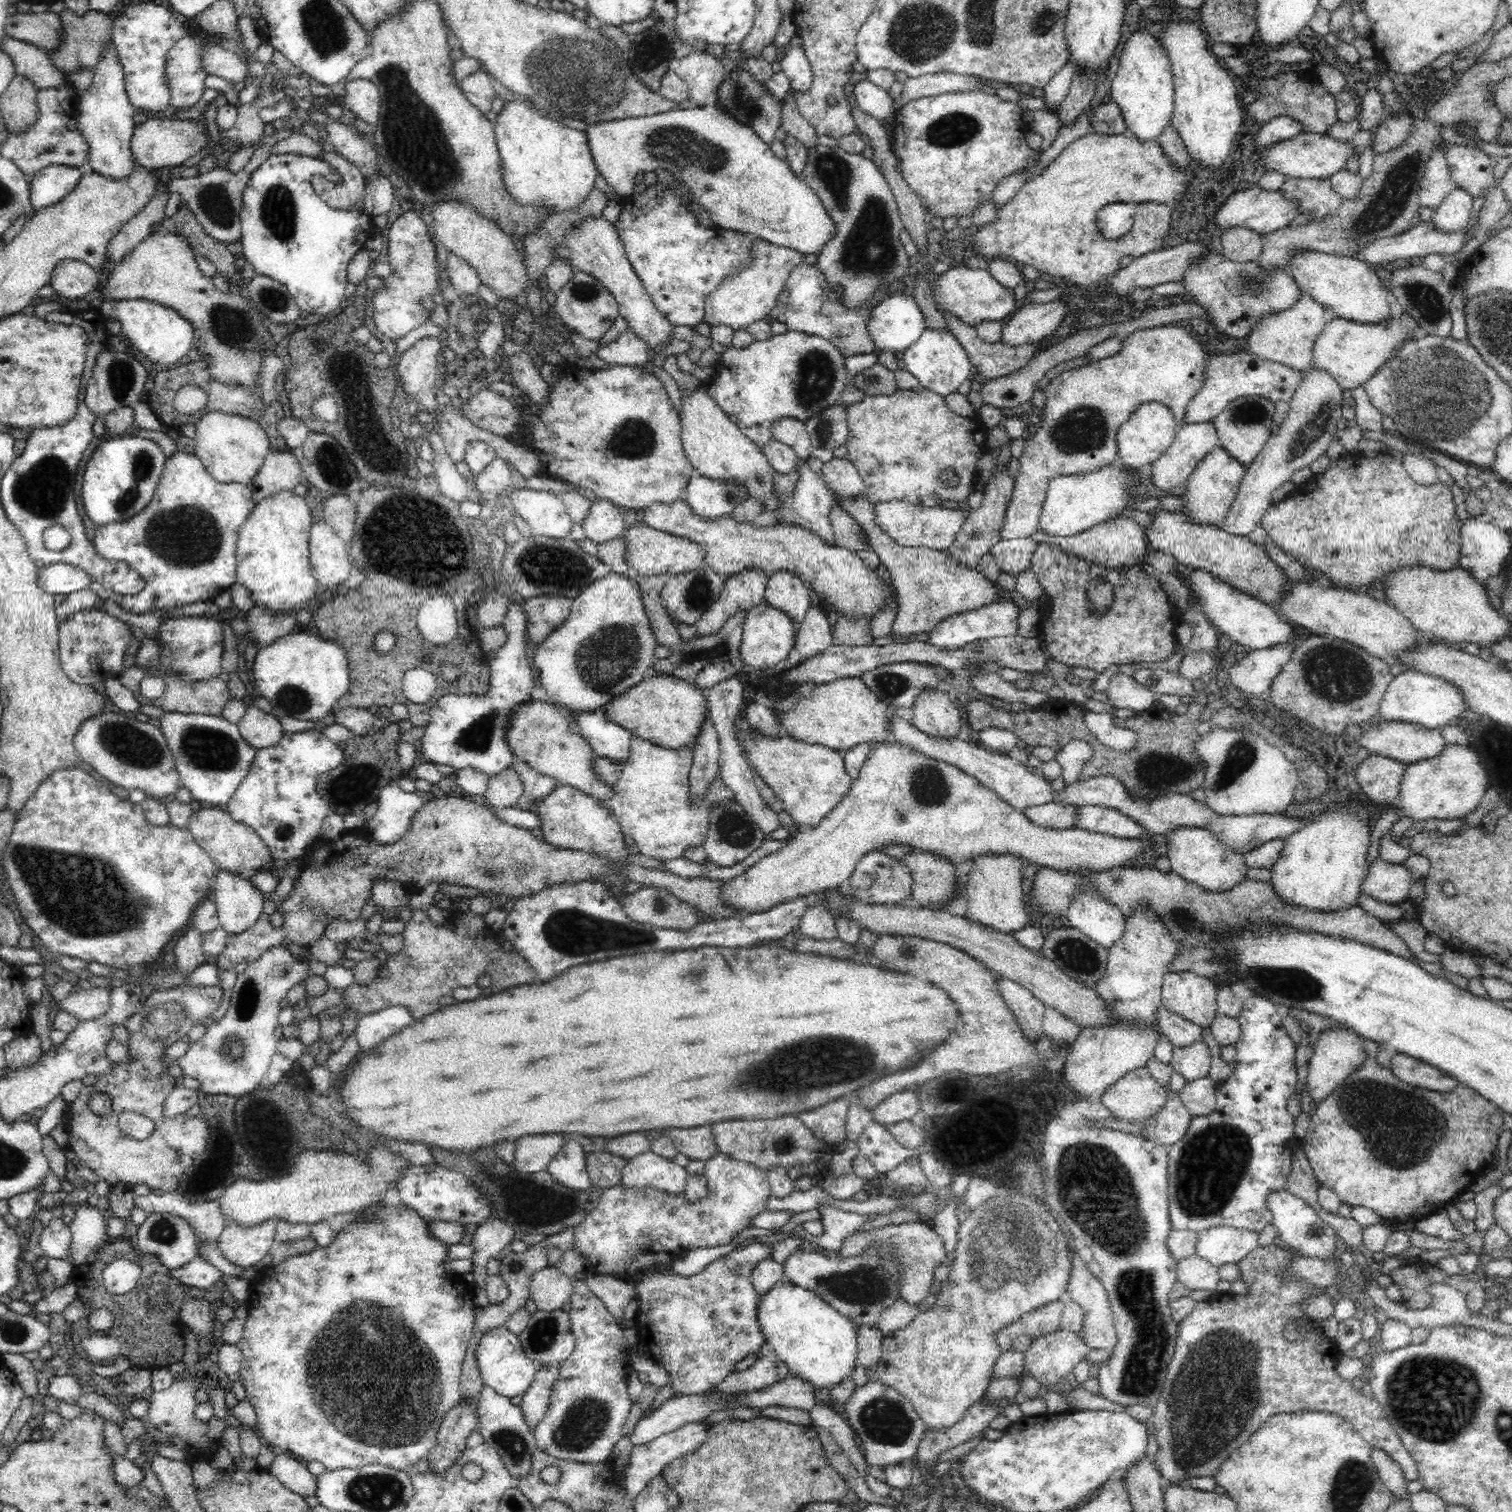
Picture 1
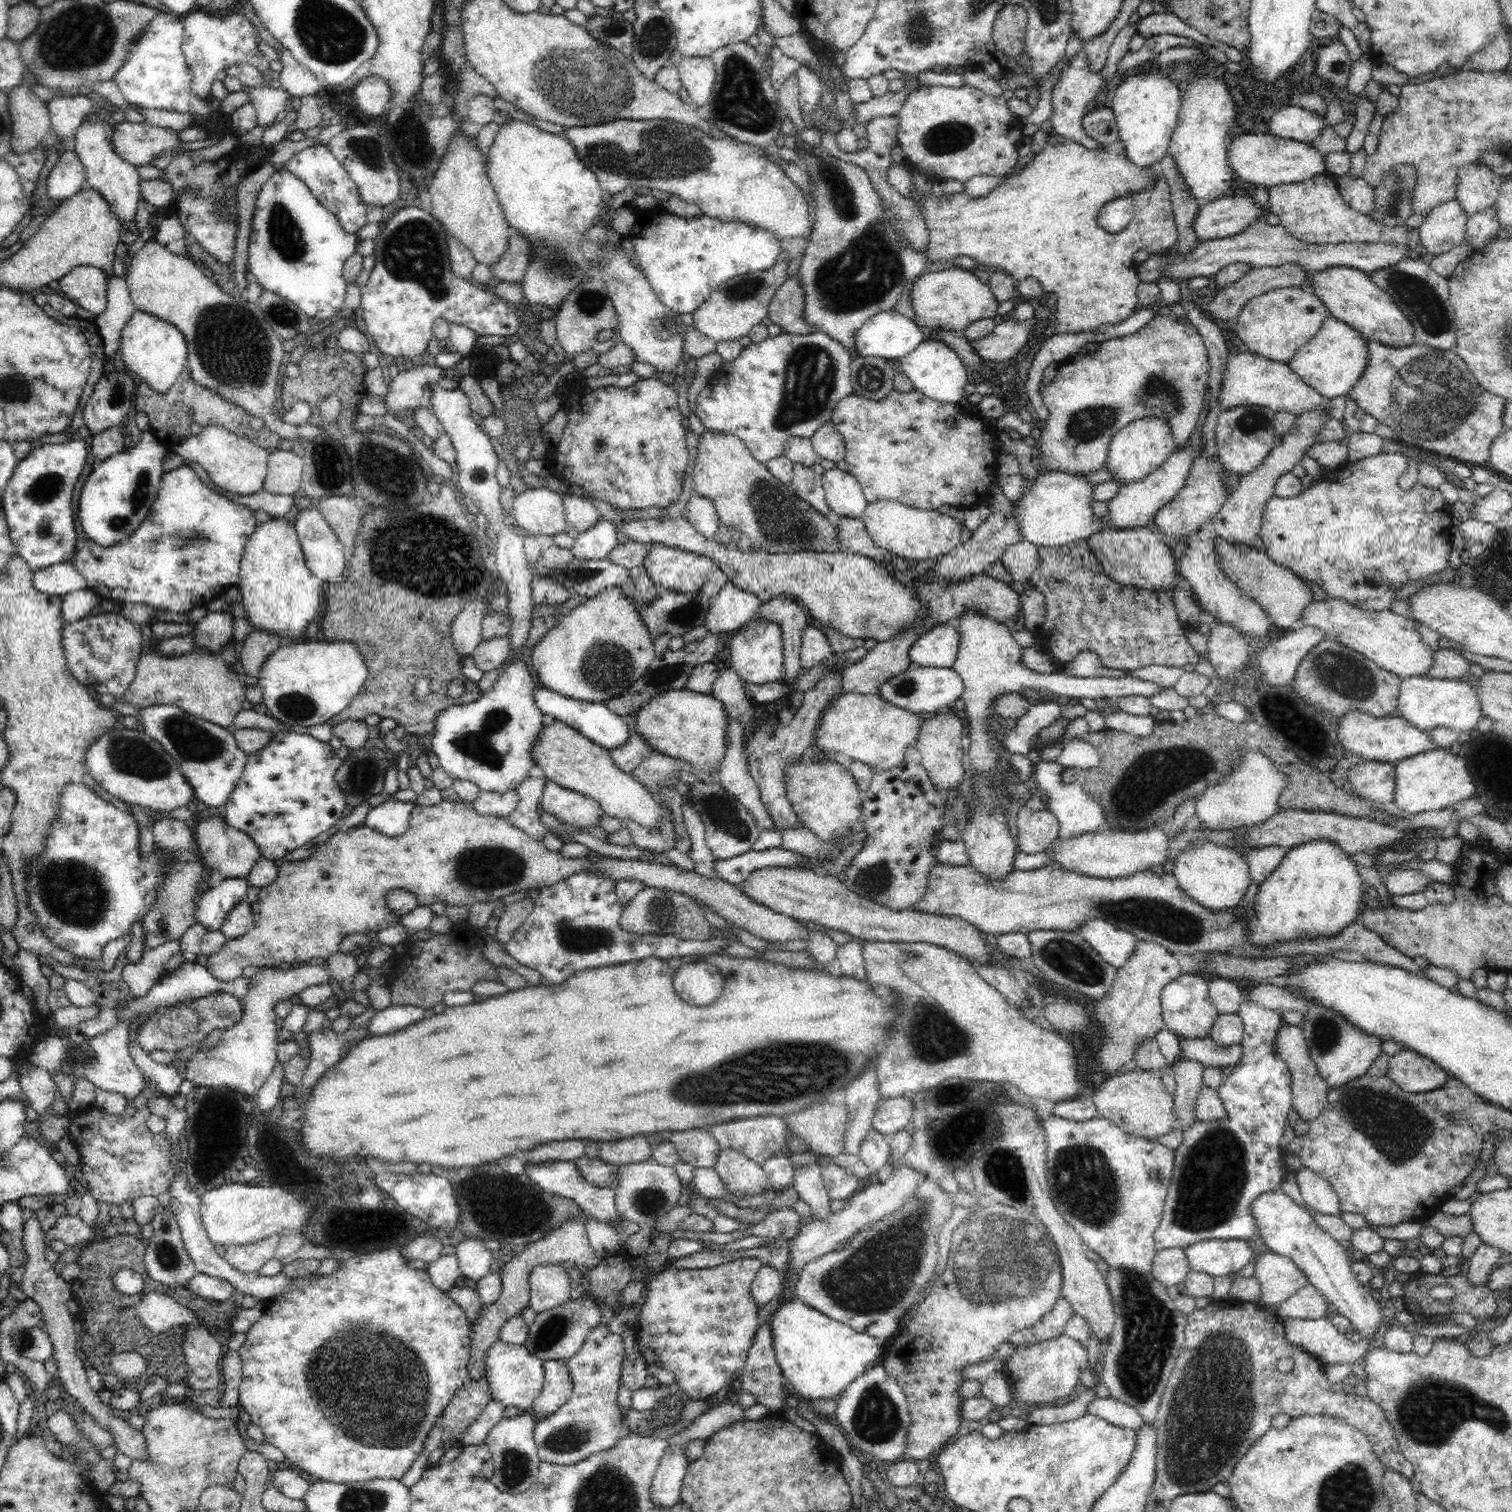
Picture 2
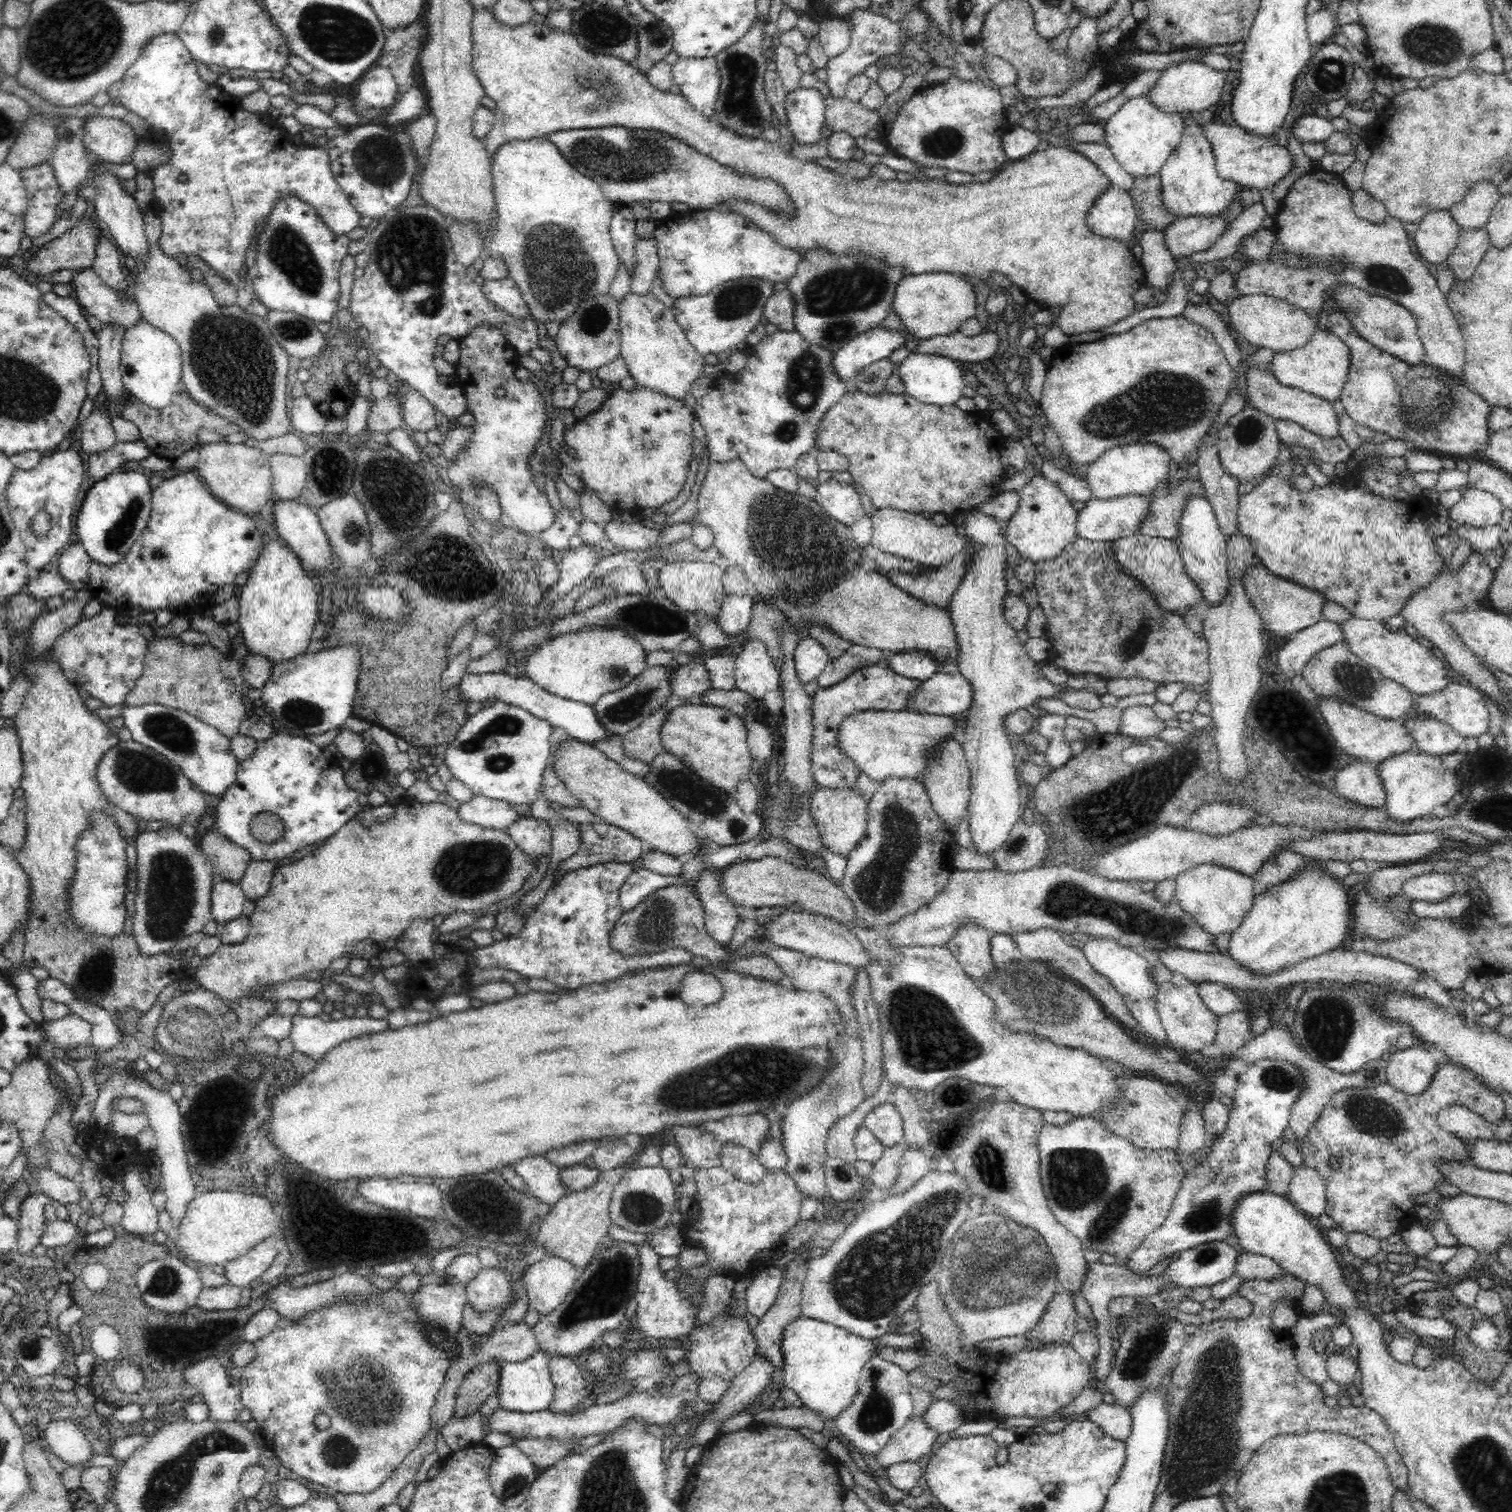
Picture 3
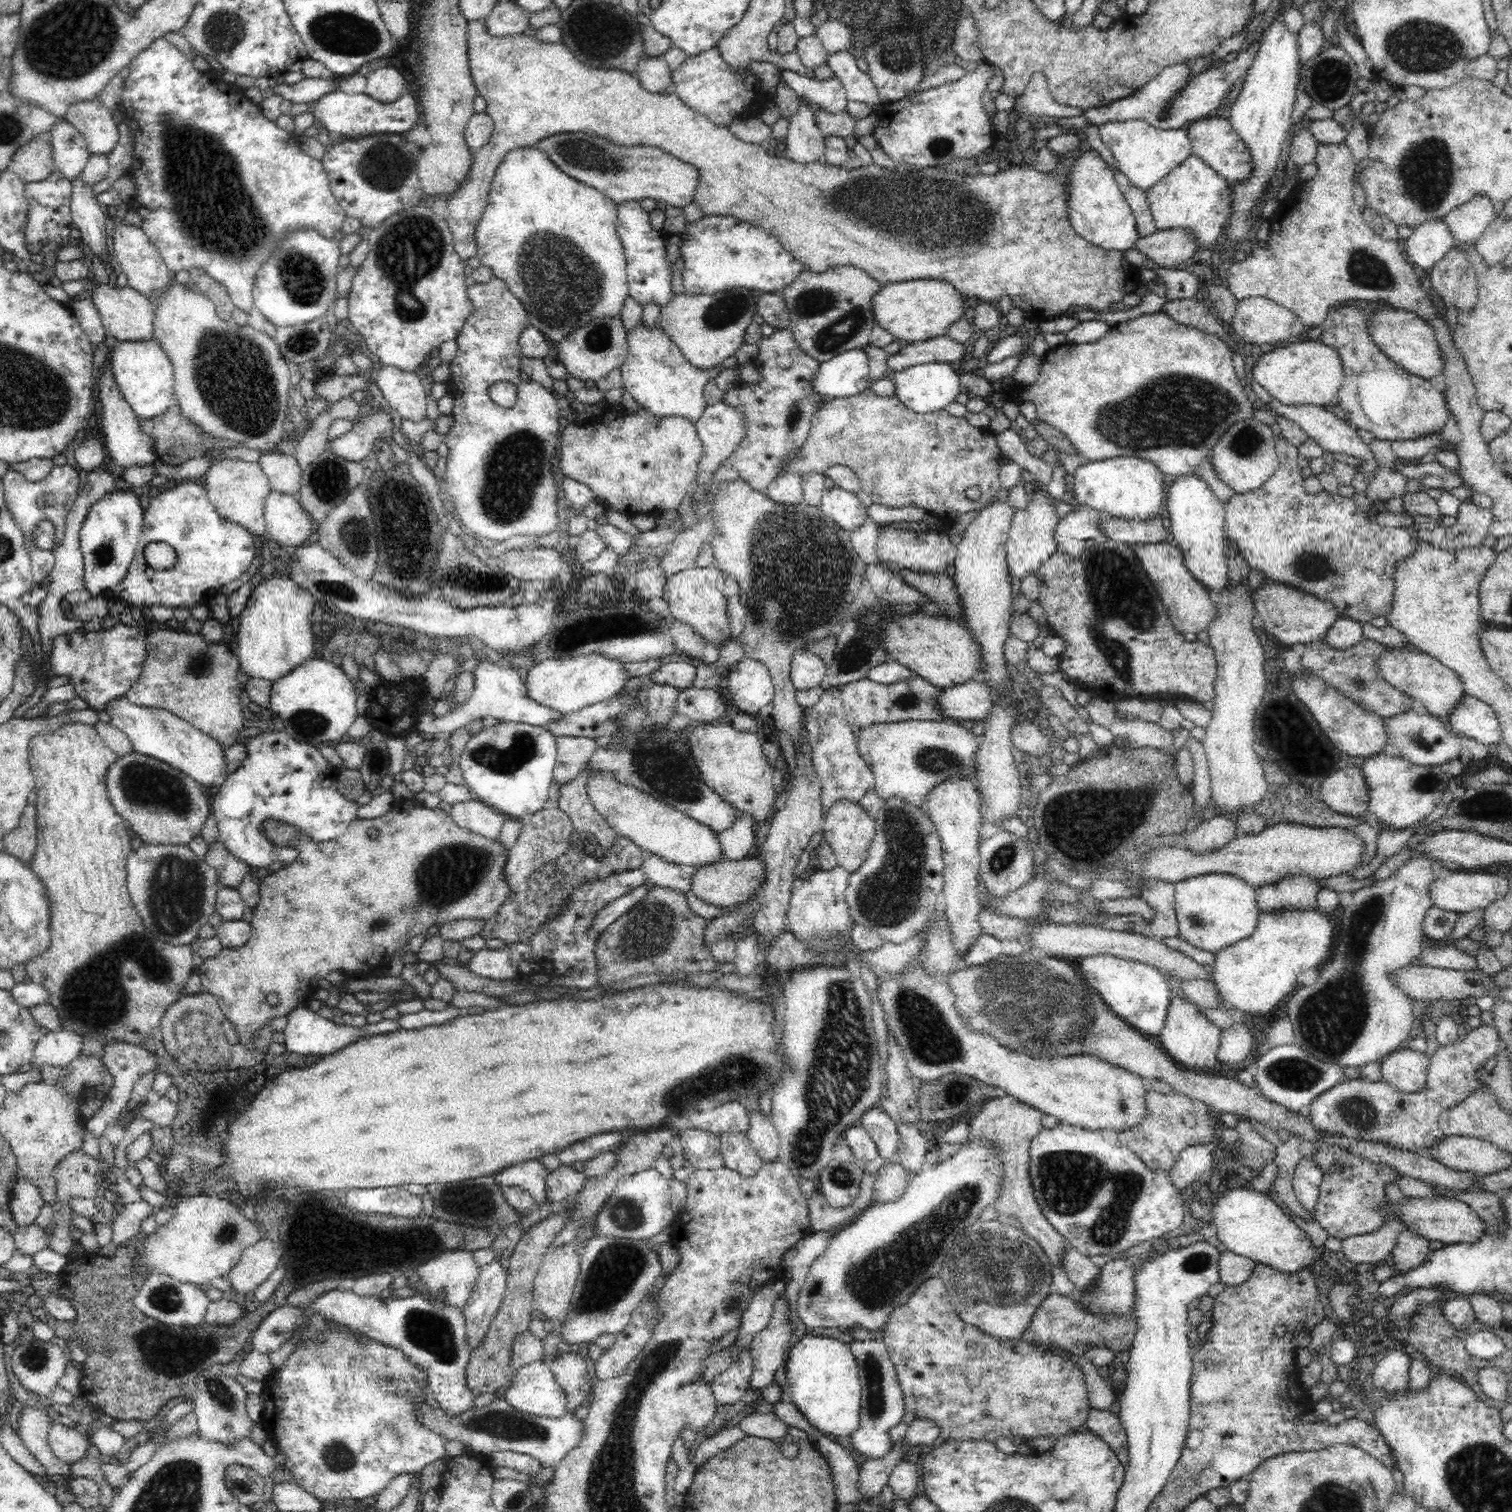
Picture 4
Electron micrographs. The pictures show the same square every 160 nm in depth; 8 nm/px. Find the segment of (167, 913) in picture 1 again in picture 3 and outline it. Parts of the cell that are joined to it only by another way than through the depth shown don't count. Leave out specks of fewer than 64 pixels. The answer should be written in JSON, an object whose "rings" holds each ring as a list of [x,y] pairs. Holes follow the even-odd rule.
{"rings":[[[100,813],[91,816],[91,827],[76,841],[77,852],[75,862],[75,875],[71,882],[69,892],[69,909],[77,927],[88,934],[101,934],[102,936],[118,936],[122,932],[122,924],[126,918],[124,907],[124,882],[126,882],[126,841],[120,837],[118,825]]]}

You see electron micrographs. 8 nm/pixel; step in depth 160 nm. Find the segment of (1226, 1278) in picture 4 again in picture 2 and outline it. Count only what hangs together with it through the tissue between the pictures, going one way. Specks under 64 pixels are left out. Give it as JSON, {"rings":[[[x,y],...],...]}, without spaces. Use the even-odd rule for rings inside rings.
{"rings":[[[1272,1251],[1256,1256],[1253,1277],[1261,1285],[1260,1303],[1272,1305],[1272,1312],[1308,1284],[1292,1259]]]}

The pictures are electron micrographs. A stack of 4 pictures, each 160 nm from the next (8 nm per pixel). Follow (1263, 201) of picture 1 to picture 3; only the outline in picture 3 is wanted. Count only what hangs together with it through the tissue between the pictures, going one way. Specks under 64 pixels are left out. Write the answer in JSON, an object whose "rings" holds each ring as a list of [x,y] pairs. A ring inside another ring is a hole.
{"rings":[[[1222,215],[1176,218],[1162,230],[1162,238],[1170,255],[1181,258],[1208,250],[1225,230]]]}

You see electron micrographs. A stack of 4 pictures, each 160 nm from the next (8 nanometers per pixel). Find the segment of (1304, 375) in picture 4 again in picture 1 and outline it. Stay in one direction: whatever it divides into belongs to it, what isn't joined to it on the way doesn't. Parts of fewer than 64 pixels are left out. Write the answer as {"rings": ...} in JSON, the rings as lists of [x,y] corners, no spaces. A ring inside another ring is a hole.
{"rings":[[[1408,315],[1394,316],[1388,324],[1362,325],[1334,317],[1322,332],[1316,336],[1312,346],[1311,370],[1326,371],[1332,379],[1338,381],[1340,389],[1352,390],[1363,384],[1376,374],[1376,370],[1396,352],[1396,346],[1408,340],[1408,330],[1417,330],[1416,322]]]}

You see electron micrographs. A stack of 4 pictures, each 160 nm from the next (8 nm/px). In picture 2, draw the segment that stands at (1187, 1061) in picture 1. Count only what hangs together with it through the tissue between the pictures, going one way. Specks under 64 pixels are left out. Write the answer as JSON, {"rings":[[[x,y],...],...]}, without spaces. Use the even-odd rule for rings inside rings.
{"rings":[[[1177,1059],[1172,1067],[1176,1090],[1173,1095],[1177,1126],[1186,1132],[1197,1120],[1195,1106],[1198,1093],[1203,1087],[1203,1065],[1190,1059]]]}

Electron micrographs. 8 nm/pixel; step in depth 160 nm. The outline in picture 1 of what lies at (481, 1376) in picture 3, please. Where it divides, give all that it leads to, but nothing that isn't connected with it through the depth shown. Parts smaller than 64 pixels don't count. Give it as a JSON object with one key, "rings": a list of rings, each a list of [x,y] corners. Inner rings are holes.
{"rings":[[[464,1398],[448,1410],[438,1428],[436,1444],[426,1456],[429,1470],[444,1474],[466,1449],[466,1438],[476,1430],[477,1424],[477,1404],[472,1398]]]}

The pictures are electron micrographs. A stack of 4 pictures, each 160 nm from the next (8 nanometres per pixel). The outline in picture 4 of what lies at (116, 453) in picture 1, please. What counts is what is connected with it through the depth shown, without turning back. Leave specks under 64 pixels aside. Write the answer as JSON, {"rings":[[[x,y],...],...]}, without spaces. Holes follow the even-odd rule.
{"rings":[[[120,486],[93,504],[80,530],[84,591],[88,597],[107,599],[108,590],[120,585],[126,578],[143,530],[143,512],[138,500],[132,490]]]}

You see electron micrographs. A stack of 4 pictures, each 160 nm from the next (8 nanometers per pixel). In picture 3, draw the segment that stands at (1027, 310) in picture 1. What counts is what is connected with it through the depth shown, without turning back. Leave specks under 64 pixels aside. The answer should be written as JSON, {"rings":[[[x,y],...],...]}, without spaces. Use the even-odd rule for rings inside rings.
{"rings":[[[956,331],[949,335],[916,340],[916,346],[910,353],[943,356],[957,362],[982,362],[994,356],[998,344],[1000,342],[995,331],[981,332],[973,337],[964,336],[960,331]]]}

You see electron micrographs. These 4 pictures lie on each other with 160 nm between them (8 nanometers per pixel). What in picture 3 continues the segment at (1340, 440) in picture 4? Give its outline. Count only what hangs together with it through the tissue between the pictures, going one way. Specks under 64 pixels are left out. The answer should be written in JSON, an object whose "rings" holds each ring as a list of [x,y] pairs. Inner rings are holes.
{"rings":[[[1268,368],[1248,369],[1247,391],[1253,406],[1259,411],[1265,412],[1276,421],[1284,419],[1291,420],[1302,426],[1302,428],[1326,439],[1341,437],[1339,416],[1332,409],[1332,403],[1330,401],[1295,388],[1280,385],[1276,381],[1276,378],[1274,378],[1274,375],[1270,375]]]}

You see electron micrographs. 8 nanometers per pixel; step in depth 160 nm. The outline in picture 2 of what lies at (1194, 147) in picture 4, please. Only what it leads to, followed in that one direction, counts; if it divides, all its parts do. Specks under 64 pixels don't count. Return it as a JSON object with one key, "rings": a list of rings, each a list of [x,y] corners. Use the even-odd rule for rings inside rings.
{"rings":[[[1268,131],[1260,134],[1242,134],[1240,140],[1228,148],[1226,156],[1228,167],[1234,176],[1242,181],[1270,190],[1276,186],[1301,182],[1312,176],[1327,174],[1324,167],[1324,155],[1316,151],[1311,144],[1296,142],[1271,135]]]}

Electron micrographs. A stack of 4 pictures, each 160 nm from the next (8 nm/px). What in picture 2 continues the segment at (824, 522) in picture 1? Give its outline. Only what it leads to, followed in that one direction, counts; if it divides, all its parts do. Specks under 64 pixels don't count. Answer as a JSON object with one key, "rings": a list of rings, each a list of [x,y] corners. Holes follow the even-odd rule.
{"rings":[[[793,463],[793,465],[791,485],[795,493],[824,517],[831,516],[830,507],[828,507],[825,499],[821,476],[814,473],[811,467],[805,467],[800,463]]]}

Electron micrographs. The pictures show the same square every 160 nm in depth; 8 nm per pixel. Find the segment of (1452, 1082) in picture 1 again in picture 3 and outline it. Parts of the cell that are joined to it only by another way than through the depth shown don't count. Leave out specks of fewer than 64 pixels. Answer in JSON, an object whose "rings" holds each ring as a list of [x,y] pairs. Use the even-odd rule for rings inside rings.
{"rings":[[[1413,1046],[1405,1050],[1394,1049],[1386,1057],[1386,1083],[1409,1095],[1418,1095],[1428,1088],[1439,1065],[1439,1058],[1432,1049]]]}

